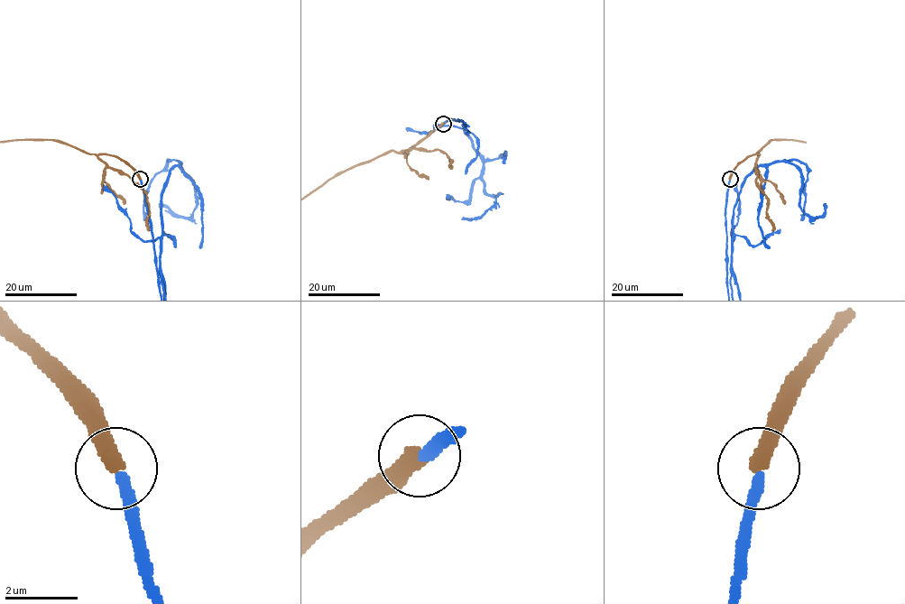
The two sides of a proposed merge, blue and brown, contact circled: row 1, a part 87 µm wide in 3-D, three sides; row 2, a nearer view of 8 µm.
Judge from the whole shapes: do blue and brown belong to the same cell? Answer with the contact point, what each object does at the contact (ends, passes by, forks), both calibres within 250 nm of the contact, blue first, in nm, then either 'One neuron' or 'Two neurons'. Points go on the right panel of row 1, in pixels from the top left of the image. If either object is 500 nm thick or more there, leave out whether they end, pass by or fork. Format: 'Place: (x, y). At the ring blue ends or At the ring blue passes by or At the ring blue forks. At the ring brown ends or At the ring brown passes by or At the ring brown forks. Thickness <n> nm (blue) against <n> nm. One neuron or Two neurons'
Place: (730, 179). At the ring blue ends. At the ring brown ends. Thickness 300 nm (blue) against 420 nm. One neuron

